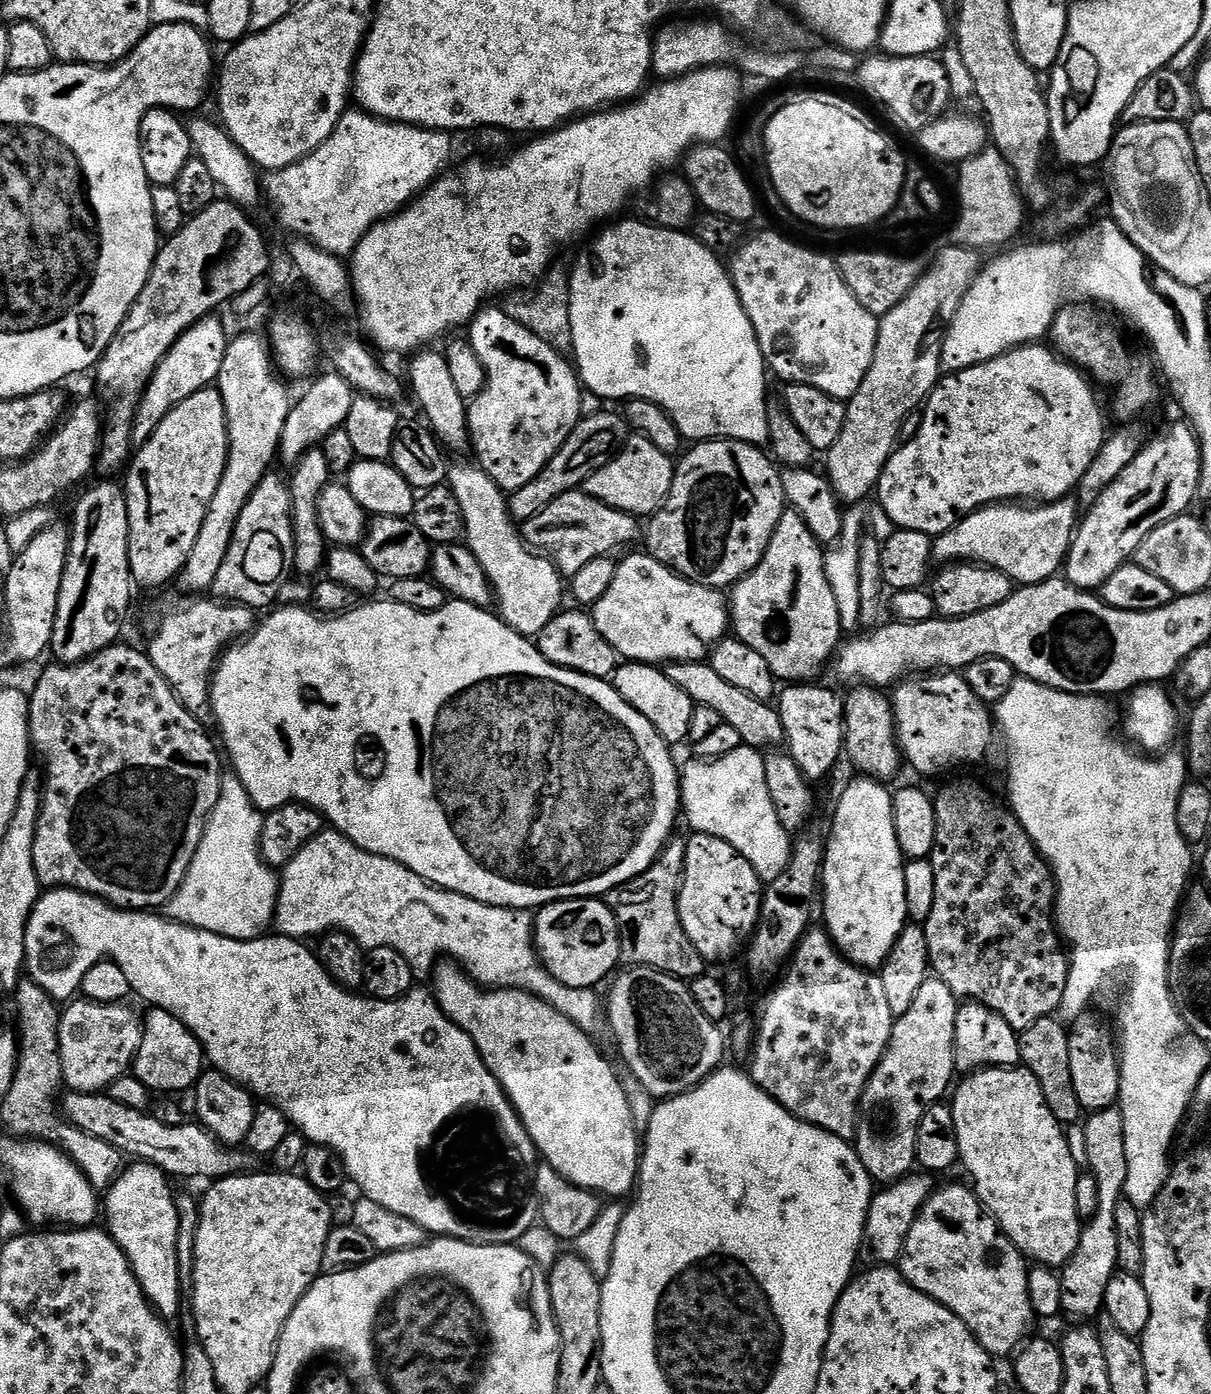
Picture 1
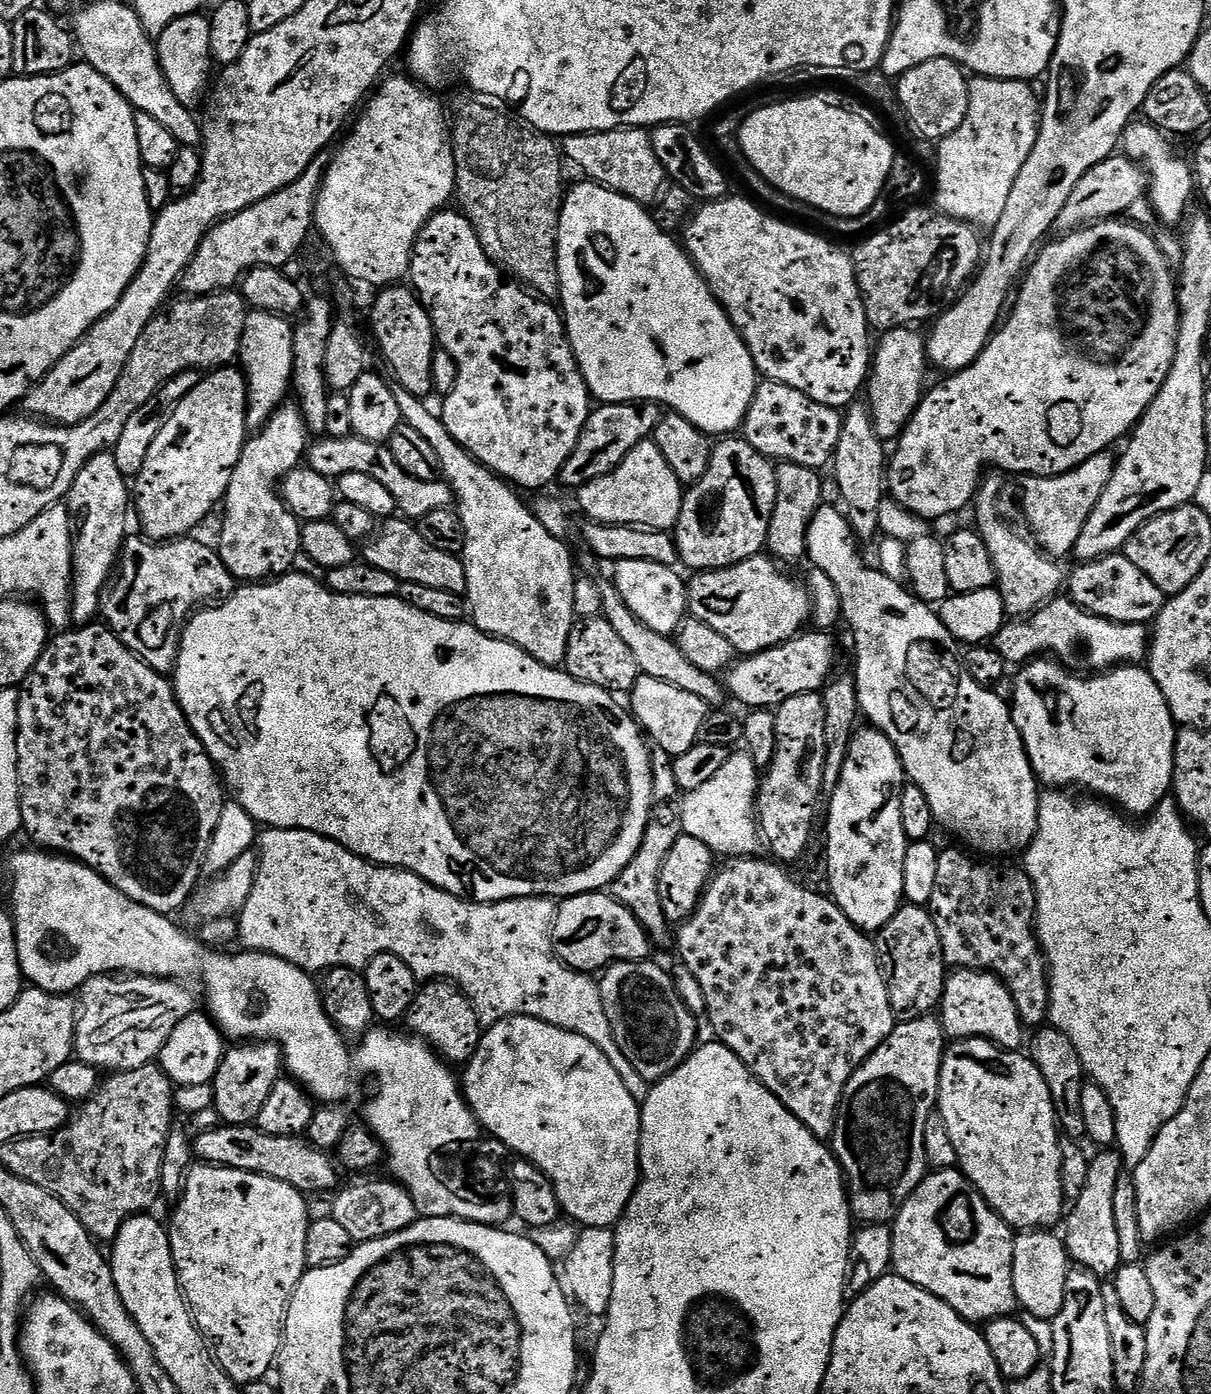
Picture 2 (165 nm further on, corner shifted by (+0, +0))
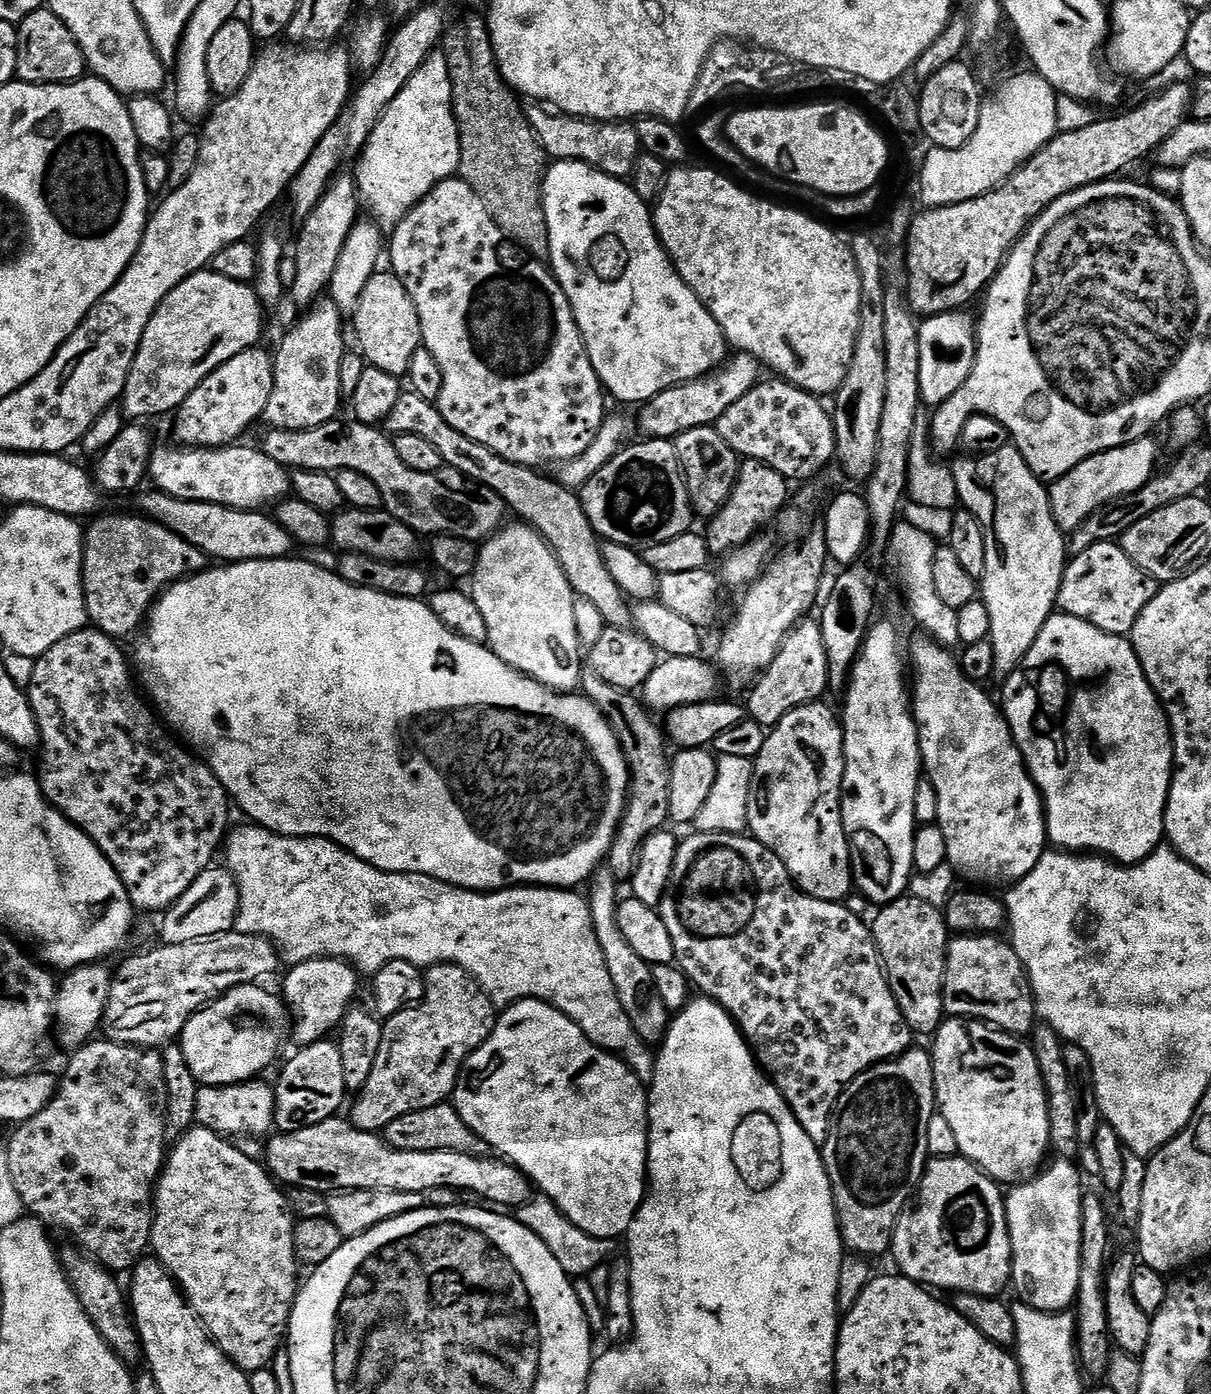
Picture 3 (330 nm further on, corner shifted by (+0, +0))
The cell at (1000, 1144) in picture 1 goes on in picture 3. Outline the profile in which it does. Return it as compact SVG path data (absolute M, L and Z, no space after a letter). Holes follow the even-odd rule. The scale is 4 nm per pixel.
M971 1018L945 1019L932 1042L930 1051L938 1112L954 1129L960 1155L978 1165L981 1172L1001 1186L1015 1186L1032 1179L1045 1167L1050 1156L1050 1118L1044 1079L1038 1070L1031 1043Z

